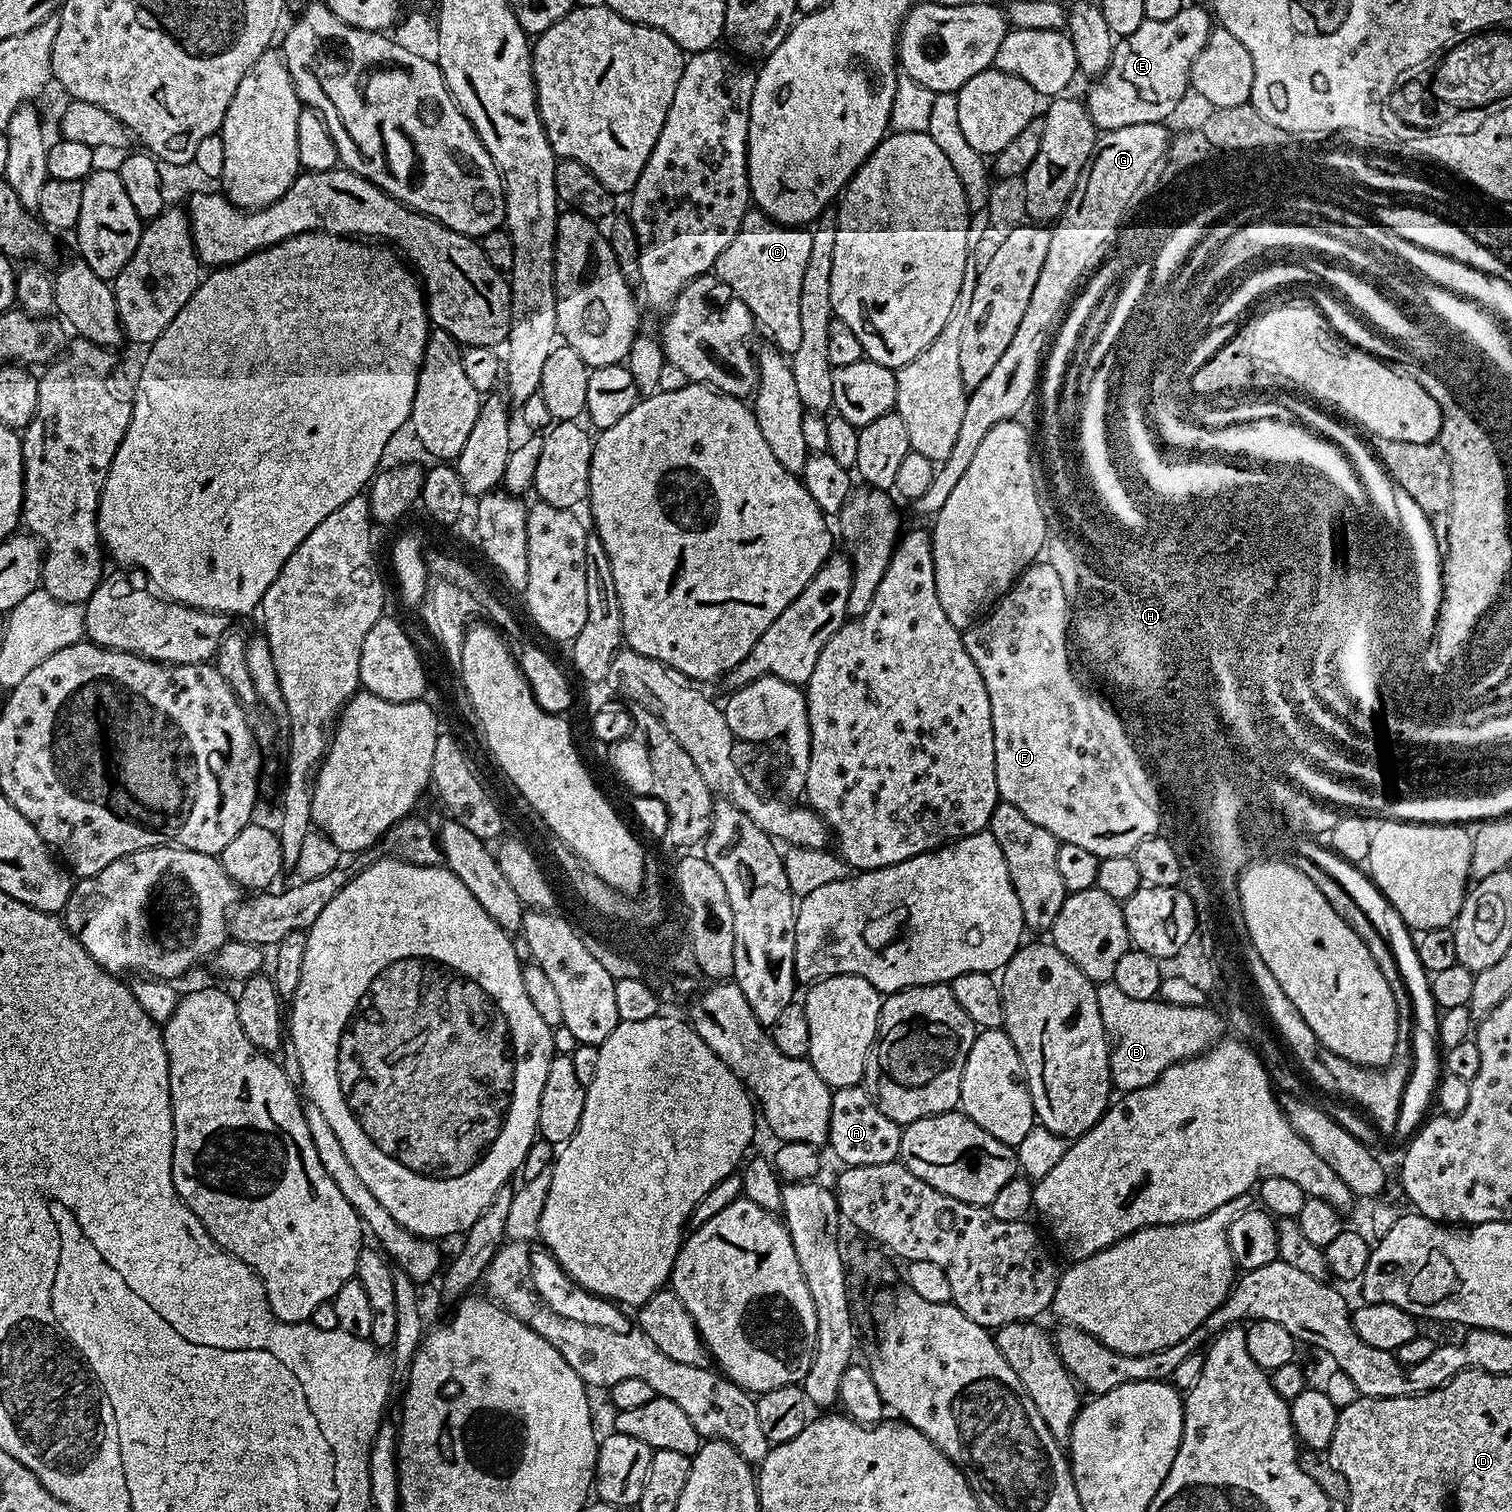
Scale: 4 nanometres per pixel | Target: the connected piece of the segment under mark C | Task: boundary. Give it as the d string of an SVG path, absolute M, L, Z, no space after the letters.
M749 210L738 234L734 234L734 242L716 259L714 275L746 302L757 325L772 335L771 343L785 354L798 350L802 339L798 302L806 264L810 262L811 241L812 234L807 227L778 224L759 210Z

